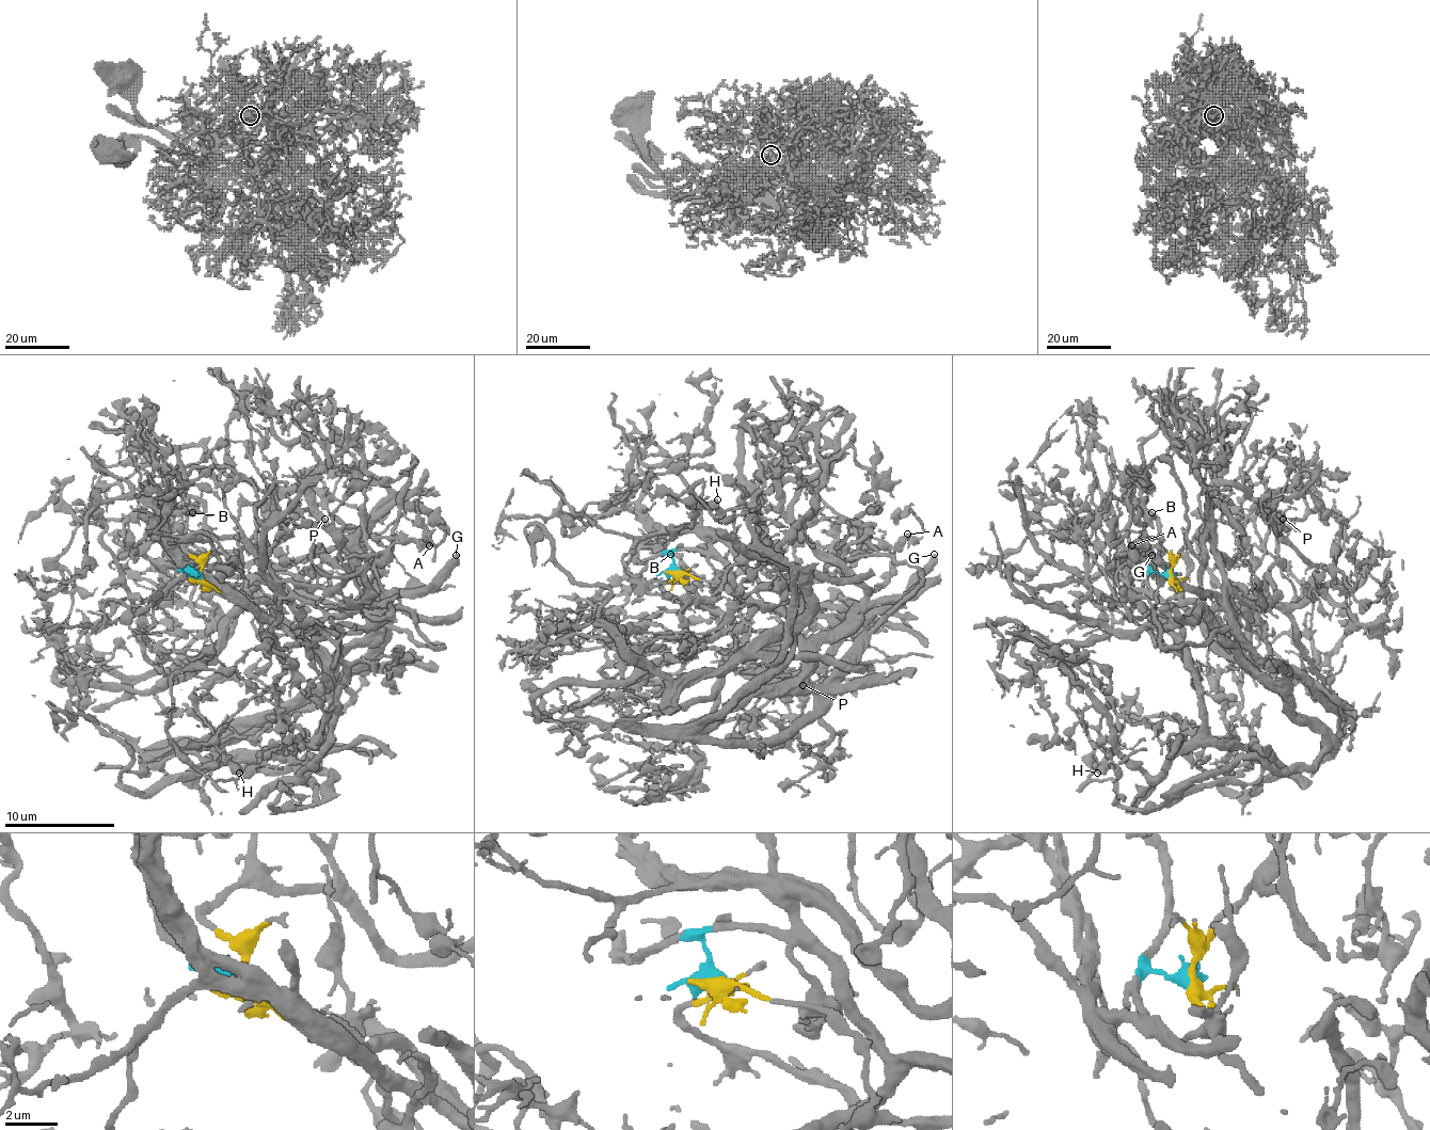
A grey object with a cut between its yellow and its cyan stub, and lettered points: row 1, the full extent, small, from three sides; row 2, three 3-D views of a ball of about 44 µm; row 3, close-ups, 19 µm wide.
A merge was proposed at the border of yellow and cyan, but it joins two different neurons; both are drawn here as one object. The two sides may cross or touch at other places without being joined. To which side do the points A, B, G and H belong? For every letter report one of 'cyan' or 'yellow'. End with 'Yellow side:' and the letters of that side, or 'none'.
A: yellow
B: cyan
G: yellow
H: cyan
Yellow side: A, G

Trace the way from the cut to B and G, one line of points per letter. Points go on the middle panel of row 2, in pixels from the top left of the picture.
B: (677, 573), (671, 556), (663, 554), (646, 562), (637, 559), (640, 548), (663, 548), (671, 554)
G: (677, 573), (663, 587), (720, 608), (745, 631), (778, 631), (804, 615), (861, 625), (933, 554)

